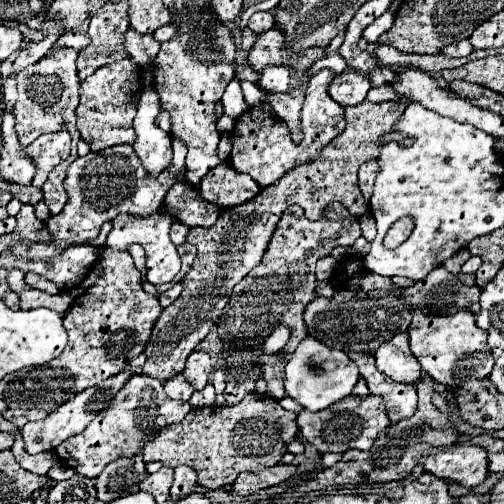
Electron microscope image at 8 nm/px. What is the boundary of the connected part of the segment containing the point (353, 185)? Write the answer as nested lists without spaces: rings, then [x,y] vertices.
[[[362,101],[356,107],[348,107],[346,129],[322,149],[316,161],[304,163],[288,171],[288,175],[284,175],[274,185],[262,189],[248,203],[224,209],[220,213],[220,219],[212,227],[190,229],[186,241],[196,245],[198,253],[192,263],[192,269],[186,273],[182,281],[182,295],[162,311],[160,319],[154,325],[152,337],[144,351],[144,375],[152,375],[160,381],[166,381],[184,369],[186,357],[196,349],[196,345],[210,333],[212,325],[220,319],[234,285],[240,283],[256,265],[262,263],[274,227],[278,227],[280,215],[290,205],[300,205],[310,220],[317,220],[324,213],[324,209],[336,201],[342,203],[354,217],[368,213],[368,203],[358,187],[358,167],[364,161],[376,159],[380,155],[382,147],[385,146],[382,137],[392,131],[396,119],[400,119],[405,108],[406,106],[400,105],[398,101]]]

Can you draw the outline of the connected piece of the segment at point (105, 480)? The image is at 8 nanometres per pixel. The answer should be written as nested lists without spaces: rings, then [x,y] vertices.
[[[140,453],[134,455],[134,457],[124,457],[124,459],[116,459],[112,463],[108,463],[104,467],[104,471],[96,477],[96,491],[98,491],[98,499],[108,503],[110,499],[118,499],[118,497],[124,497],[124,495],[130,495],[130,493],[136,493],[138,491],[138,485],[146,479],[146,463],[144,459],[140,459]]]

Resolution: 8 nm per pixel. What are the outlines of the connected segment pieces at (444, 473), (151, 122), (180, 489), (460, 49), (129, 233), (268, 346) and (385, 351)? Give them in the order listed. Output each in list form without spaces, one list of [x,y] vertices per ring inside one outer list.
[[[458,445],[428,455],[424,469],[440,479],[450,479],[464,487],[476,487],[488,475],[488,453],[478,445]]]
[[[146,87],[138,101],[138,113],[134,117],[134,129],[136,129],[134,151],[138,153],[142,165],[150,175],[158,175],[160,171],[164,171],[172,159],[170,135],[162,131],[156,123],[160,111],[162,107],[156,91],[152,87]]]
[[[180,465],[180,467],[174,469],[174,483],[172,483],[172,489],[170,489],[170,497],[174,501],[188,497],[190,493],[196,491],[196,485],[198,485],[196,471],[192,471],[192,467]]]
[[[468,39],[464,41],[456,41],[456,43],[450,43],[448,47],[442,49],[444,55],[452,55],[452,57],[464,57],[464,55],[470,55],[474,51],[474,47],[470,45]]]
[[[156,211],[154,215],[150,217],[136,217],[136,215],[118,215],[114,221],[112,221],[112,231],[108,233],[108,239],[106,239],[106,245],[114,251],[128,251],[130,245],[134,243],[140,243],[146,251],[146,268],[147,280],[152,285],[160,285],[160,283],[168,283],[176,277],[176,273],[180,271],[180,255],[176,253],[176,247],[174,243],[170,241],[170,225],[174,223],[176,219],[168,213],[162,213],[162,211]]]
[[[278,327],[266,341],[264,341],[264,351],[266,353],[278,353],[286,343],[288,343],[288,337],[290,337],[290,329],[288,327]]]
[[[408,333],[394,335],[388,343],[378,347],[374,357],[376,367],[396,383],[418,385],[424,381],[424,371],[408,347]]]

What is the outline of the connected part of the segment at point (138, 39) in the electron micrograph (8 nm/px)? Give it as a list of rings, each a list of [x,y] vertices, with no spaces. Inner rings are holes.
[[[134,29],[126,31],[126,39],[124,39],[126,51],[128,55],[140,65],[146,67],[154,61],[154,57],[160,51],[160,43],[154,39],[154,35],[140,35]]]

